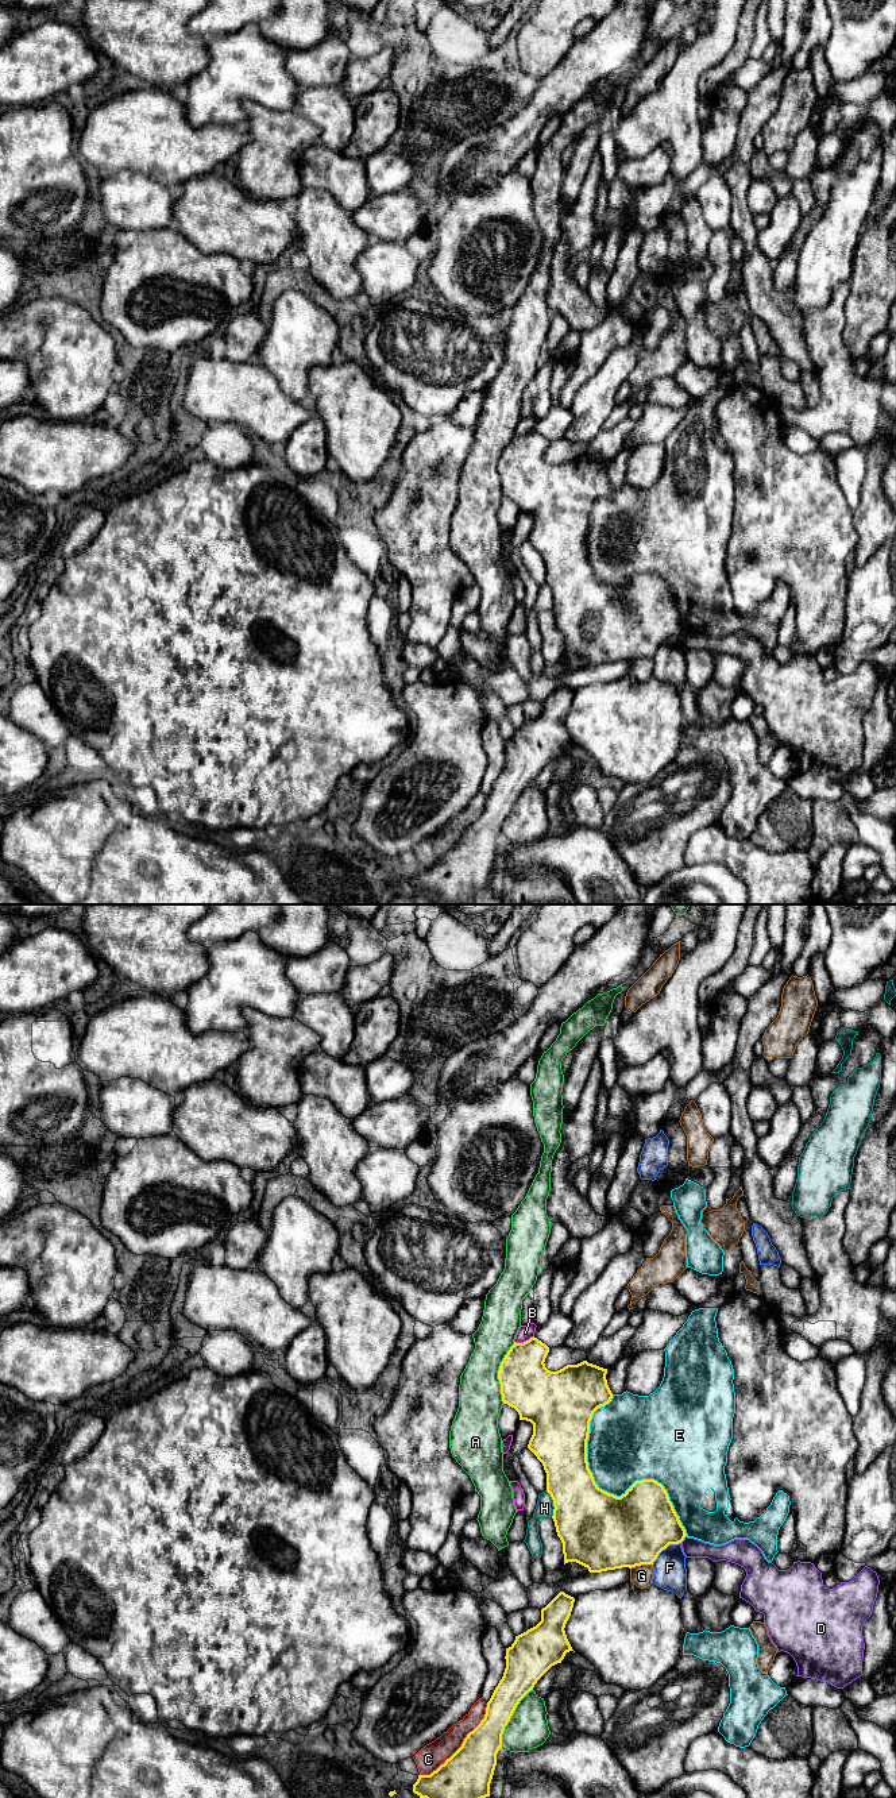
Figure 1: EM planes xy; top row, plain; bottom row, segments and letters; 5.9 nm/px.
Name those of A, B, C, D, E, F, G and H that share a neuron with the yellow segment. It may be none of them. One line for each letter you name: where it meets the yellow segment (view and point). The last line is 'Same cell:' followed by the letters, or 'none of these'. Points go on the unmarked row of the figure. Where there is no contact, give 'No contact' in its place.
Same cell: none of these

